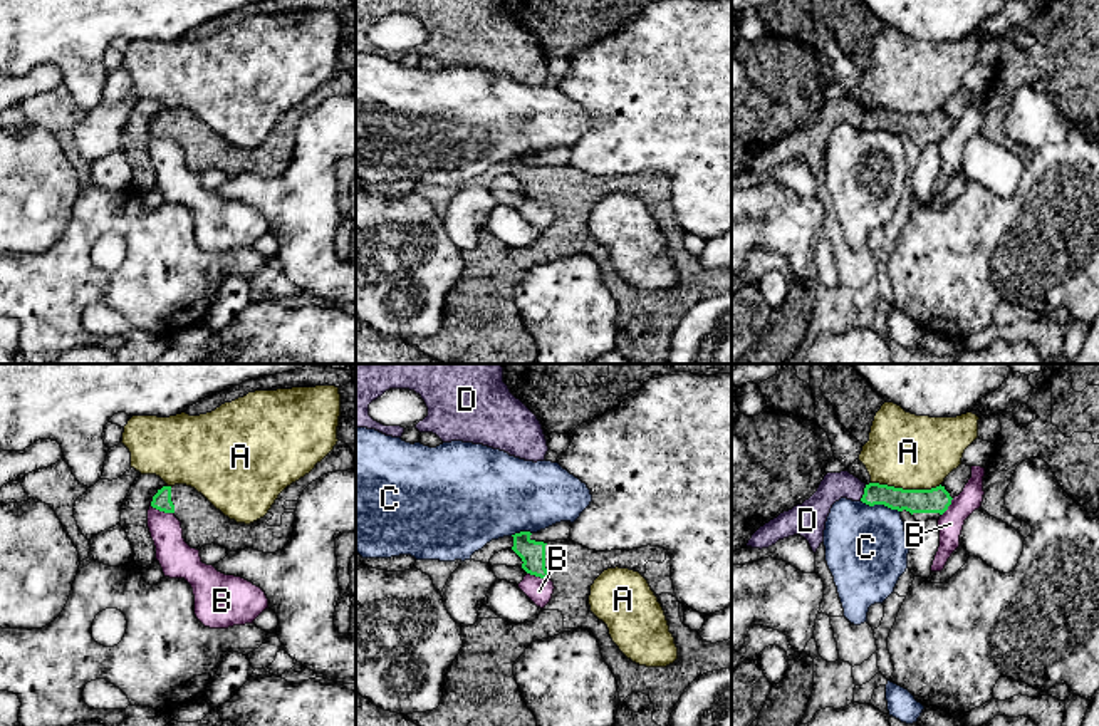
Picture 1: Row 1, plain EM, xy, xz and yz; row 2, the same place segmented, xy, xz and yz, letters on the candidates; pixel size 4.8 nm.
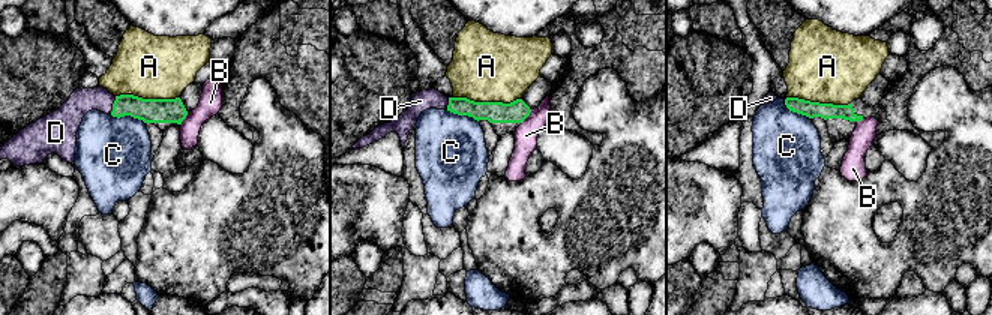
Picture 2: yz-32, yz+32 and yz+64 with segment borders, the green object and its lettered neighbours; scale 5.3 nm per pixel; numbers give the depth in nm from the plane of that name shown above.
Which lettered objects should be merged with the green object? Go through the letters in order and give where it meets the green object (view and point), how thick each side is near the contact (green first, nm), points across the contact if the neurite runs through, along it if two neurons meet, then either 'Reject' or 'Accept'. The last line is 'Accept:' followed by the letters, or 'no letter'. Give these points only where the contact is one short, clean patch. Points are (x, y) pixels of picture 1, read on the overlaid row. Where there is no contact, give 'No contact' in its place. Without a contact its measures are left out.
A: Touches green at yz (906, 490). Thickness 130 nm (green) against 360 nm. Boundary: yz (871, 482), (903, 488), (935, 488), (940, 485). Reject
B: Touches green at xy (163, 510). Thickness 90 nm (green) against 170 nm. Boundary: xy (151, 505), (173, 513). Reject
C: Touches green at yz (881, 503). Thickness 120 nm (green) against 400 nm. Boundary: yz (861, 500), (900, 512). Reject
D: Touches green at yz (864, 493). Thickness 110 nm (green) against 130 nm. Path across: yz (896, 498), (864, 493), (849, 487), (834, 487). Accept
Accept: D

